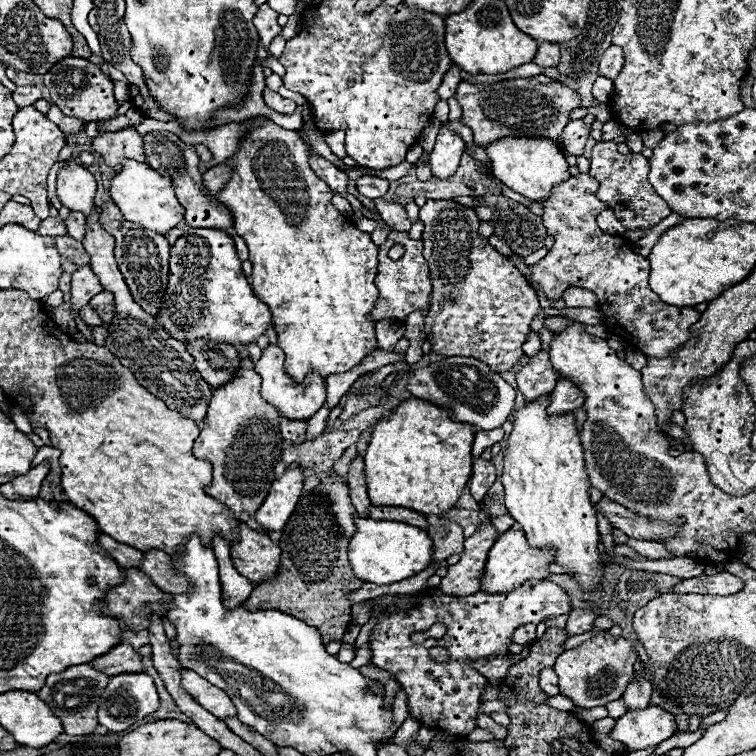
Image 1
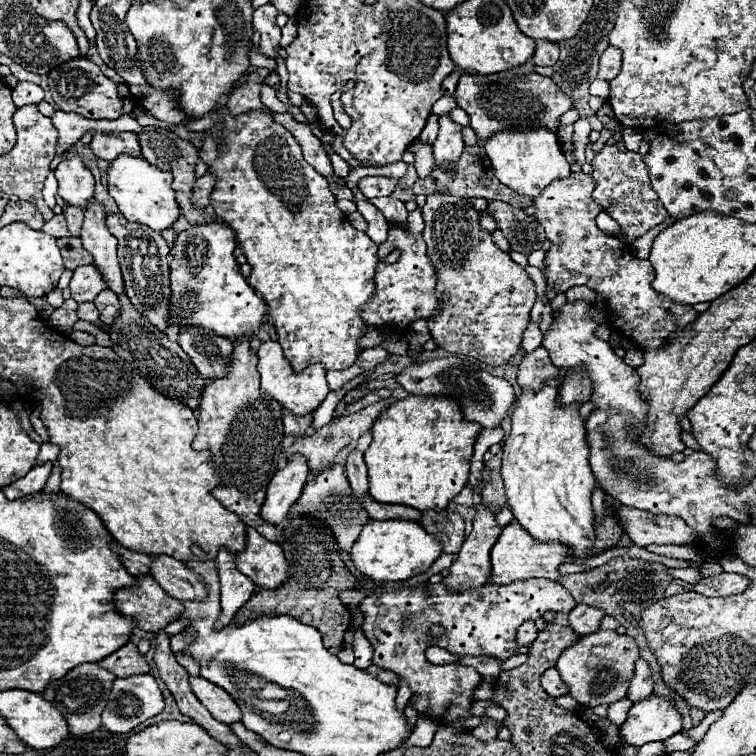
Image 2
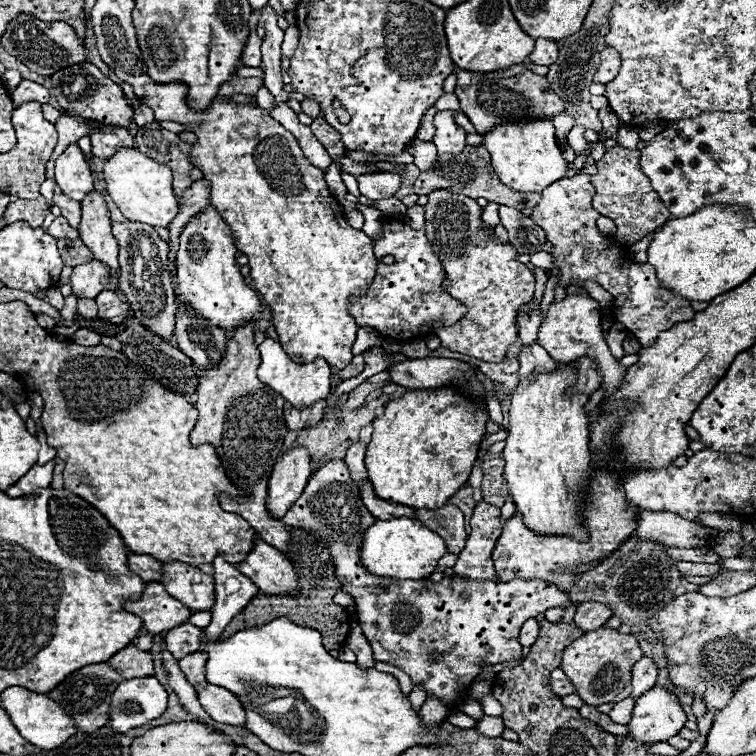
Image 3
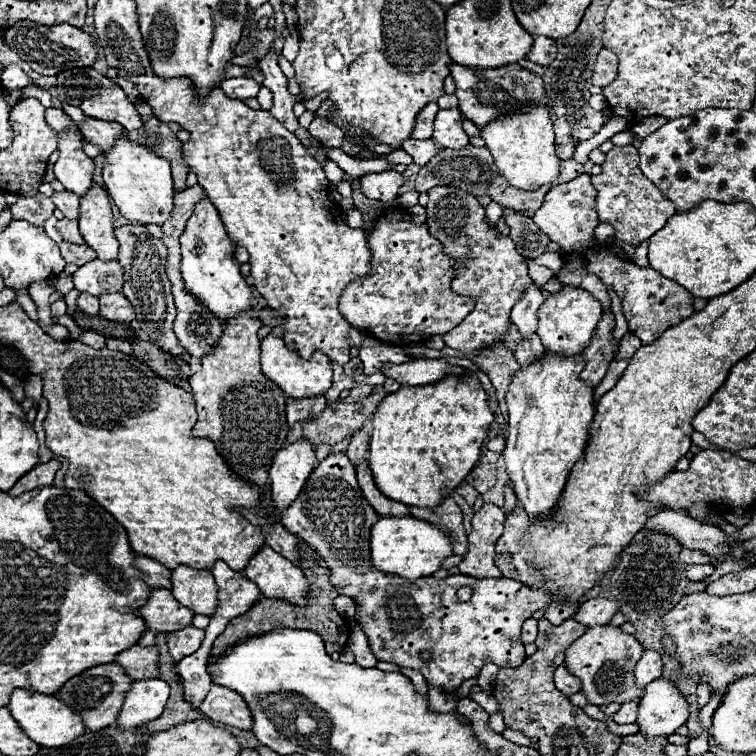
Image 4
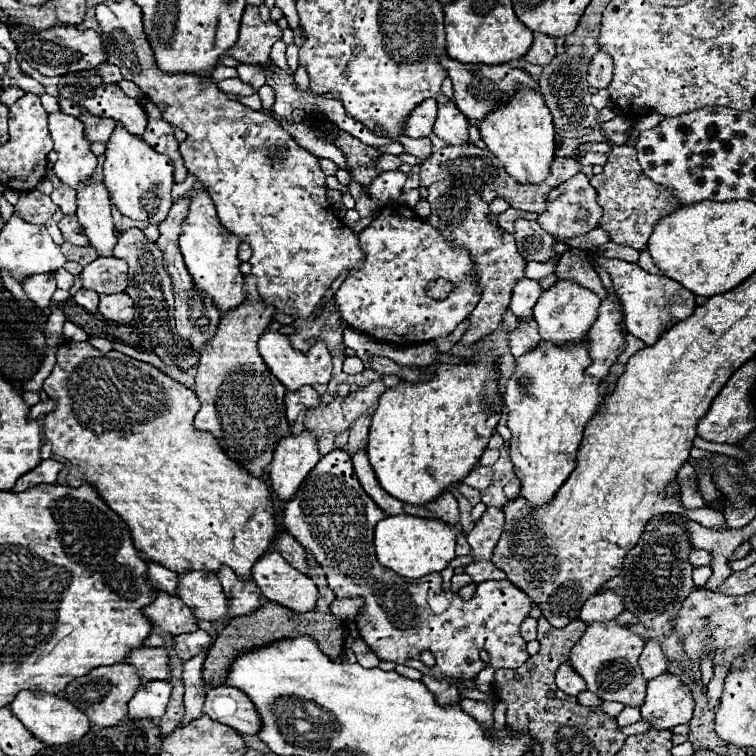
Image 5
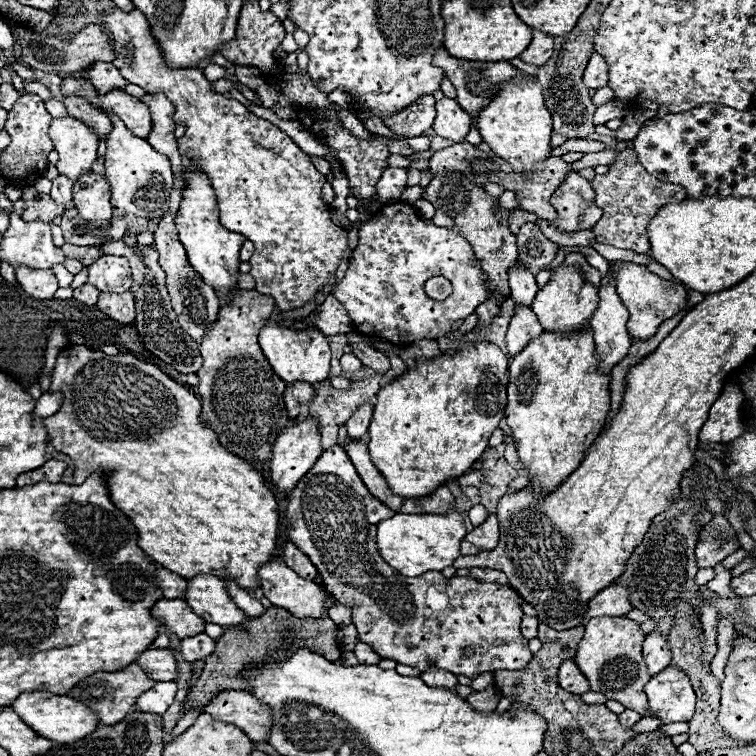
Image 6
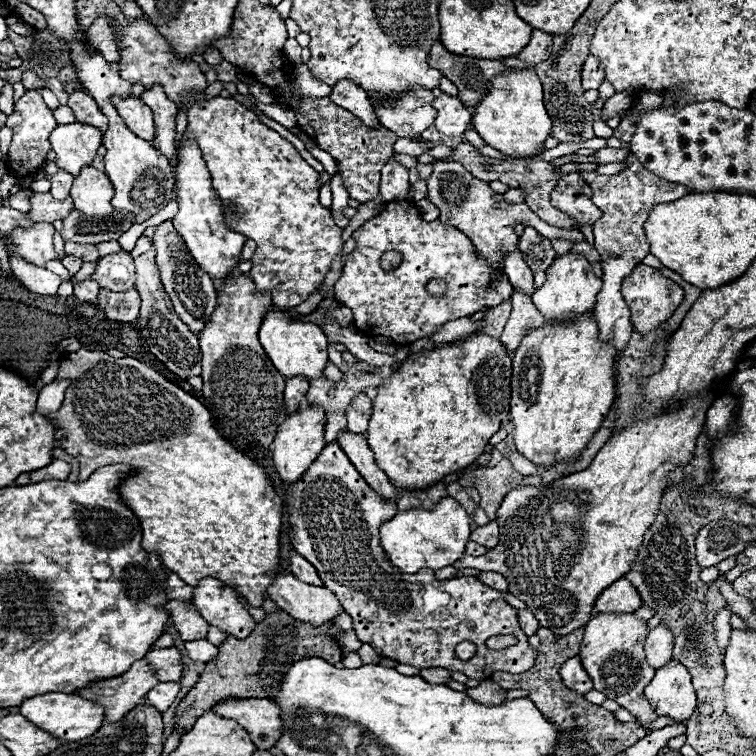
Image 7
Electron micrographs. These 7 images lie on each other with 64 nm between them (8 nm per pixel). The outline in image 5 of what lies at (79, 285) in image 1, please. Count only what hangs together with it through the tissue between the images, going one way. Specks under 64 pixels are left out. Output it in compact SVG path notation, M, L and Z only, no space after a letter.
M100 256L98 260L84 266L82 286L88 290L96 290L98 294L116 294L118 290L126 290L128 286L128 266L122 258Z

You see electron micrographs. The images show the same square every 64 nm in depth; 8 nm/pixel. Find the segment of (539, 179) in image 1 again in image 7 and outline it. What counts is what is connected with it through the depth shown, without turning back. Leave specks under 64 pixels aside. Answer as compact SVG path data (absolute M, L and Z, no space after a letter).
M510 68L490 80L488 92L480 98L472 114L472 126L482 140L514 158L526 158L542 152L542 144L550 134L552 120L542 102L542 84L534 68Z

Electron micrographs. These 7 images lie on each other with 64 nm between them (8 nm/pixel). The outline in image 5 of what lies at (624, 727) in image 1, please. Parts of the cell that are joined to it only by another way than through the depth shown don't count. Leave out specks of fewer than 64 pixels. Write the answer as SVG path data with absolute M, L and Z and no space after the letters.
M664 672L648 682L646 702L640 708L642 718L652 722L654 730L670 730L692 718L694 698L688 686L674 674Z

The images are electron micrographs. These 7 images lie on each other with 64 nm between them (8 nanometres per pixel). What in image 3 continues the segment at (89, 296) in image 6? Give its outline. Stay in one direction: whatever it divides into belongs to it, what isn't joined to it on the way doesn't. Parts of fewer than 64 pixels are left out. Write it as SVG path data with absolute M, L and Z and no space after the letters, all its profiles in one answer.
M78 298L78 314L82 318L96 318L98 304L94 298Z

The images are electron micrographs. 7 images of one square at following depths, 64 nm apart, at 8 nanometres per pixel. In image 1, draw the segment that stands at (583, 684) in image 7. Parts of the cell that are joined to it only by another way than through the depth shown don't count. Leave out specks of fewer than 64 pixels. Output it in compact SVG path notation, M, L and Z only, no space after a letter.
M546 668L540 672L540 686L548 696L558 696L560 688L558 688L558 676L554 674L552 668Z

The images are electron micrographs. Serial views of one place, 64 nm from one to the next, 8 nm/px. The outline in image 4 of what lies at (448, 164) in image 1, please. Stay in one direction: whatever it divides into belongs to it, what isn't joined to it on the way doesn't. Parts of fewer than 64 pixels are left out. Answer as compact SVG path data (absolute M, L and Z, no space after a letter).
M444 108L436 114L432 140L440 148L458 150L470 142L470 136L462 128L462 114L458 108Z

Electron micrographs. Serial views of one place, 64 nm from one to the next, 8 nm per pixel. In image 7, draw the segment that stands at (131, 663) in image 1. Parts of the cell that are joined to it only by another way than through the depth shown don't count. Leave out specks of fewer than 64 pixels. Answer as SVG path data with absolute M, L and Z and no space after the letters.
M158 648L158 650L150 650L146 654L146 660L154 666L158 680L160 682L180 682L182 680L182 656L178 652L178 648Z

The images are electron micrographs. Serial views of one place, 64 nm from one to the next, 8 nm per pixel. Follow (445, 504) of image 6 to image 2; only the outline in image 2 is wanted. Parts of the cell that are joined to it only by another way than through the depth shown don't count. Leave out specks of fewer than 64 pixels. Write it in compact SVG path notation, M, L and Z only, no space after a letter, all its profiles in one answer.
M426 510L422 512L420 524L430 532L436 534L440 540L448 540L448 544L442 544L442 554L458 554L462 548L462 542L466 538L464 534L464 520L460 514L450 512L450 510L442 510L442 512L434 512L434 510Z

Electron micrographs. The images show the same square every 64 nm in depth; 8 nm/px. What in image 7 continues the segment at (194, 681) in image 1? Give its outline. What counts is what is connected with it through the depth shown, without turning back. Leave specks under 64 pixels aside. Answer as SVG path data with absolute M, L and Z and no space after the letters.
M226 700L212 712L240 722L260 750L274 748L274 742L282 738L284 726L280 718L280 706L276 706L272 700Z

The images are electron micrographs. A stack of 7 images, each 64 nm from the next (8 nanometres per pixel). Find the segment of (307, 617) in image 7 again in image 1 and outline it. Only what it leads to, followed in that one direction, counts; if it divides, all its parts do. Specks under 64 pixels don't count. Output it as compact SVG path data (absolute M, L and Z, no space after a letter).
M240 524L238 528L240 540L230 548L232 562L236 570L250 578L254 584L270 582L274 574L278 574L280 564L280 546L270 540L270 536L260 534L252 530L246 524Z

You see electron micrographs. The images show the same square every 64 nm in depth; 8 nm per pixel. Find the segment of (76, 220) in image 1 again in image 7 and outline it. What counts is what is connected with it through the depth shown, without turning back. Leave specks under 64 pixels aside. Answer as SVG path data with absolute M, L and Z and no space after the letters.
M58 170L50 178L50 182L52 182L52 190L50 190L52 196L58 200L64 200L70 196L70 186L74 182L74 176L70 176L70 172L66 172L66 170Z

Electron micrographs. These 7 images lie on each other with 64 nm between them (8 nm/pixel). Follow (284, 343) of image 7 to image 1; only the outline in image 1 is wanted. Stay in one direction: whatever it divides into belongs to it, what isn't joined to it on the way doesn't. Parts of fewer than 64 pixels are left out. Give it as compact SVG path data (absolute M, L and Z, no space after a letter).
M270 344L262 350L260 360L256 362L256 372L262 378L262 398L276 406L286 418L292 420L306 420L316 414L322 404L326 402L326 384L320 374L308 374L306 382L294 382L284 370L284 354L276 344Z

